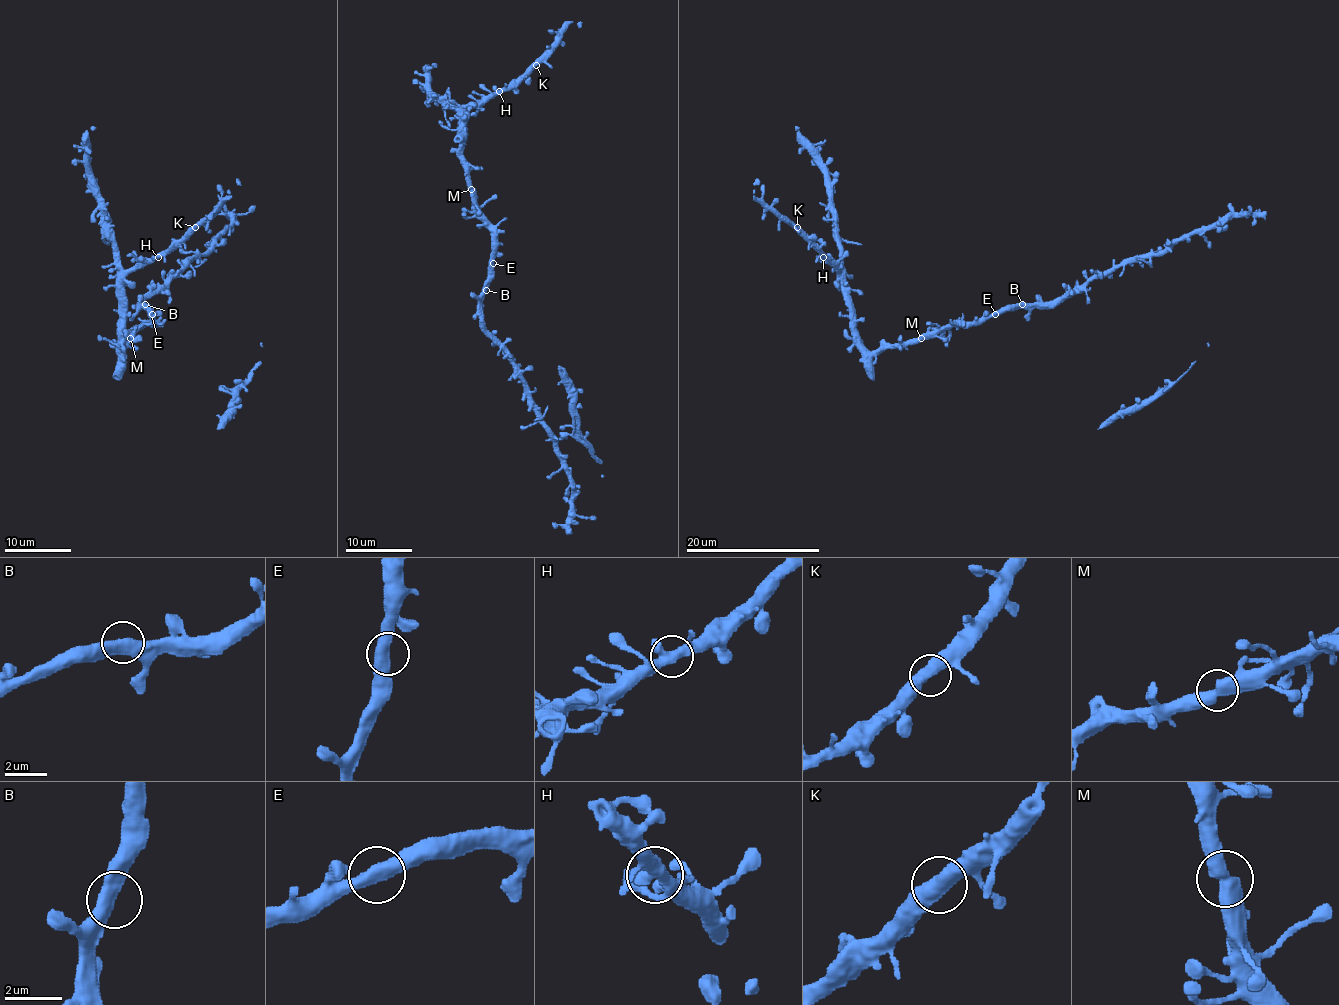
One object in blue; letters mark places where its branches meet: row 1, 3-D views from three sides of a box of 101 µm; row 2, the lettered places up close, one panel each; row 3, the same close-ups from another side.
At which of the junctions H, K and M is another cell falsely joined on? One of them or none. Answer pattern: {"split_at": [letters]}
{"split_at": []}

